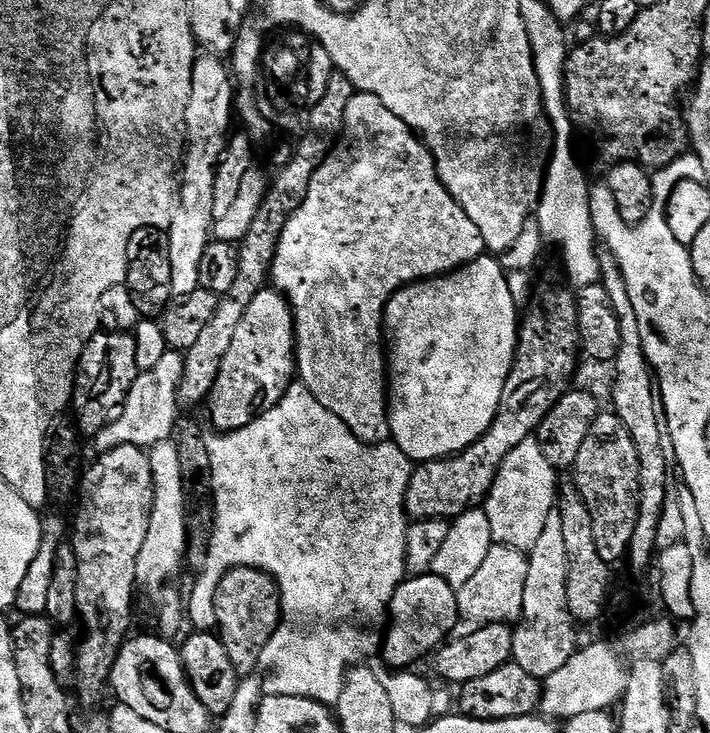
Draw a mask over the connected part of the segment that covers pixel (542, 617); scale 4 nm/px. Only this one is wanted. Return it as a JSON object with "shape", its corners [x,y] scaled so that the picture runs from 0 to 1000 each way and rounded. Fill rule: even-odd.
{"shape":[[[777,697],[769,707],[769,719],[758,739],[744,753],[744,776],[741,778],[741,810],[735,814],[735,839],[724,857],[724,887],[721,900],[735,914],[752,920],[762,930],[775,920],[792,914],[797,903],[811,889],[813,847],[806,844],[803,827],[797,816],[800,793],[800,763],[797,761],[797,738],[792,729],[792,707],[787,697]]]}

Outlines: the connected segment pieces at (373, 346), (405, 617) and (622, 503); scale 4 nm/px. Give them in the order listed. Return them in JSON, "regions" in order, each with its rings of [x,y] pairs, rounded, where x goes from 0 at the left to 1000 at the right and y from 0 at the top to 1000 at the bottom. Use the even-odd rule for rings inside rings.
{"regions":[[[[501,126],[496,130],[485,151],[482,184],[473,194],[475,196],[470,196],[466,206],[445,228],[445,235],[434,250],[428,274],[420,281],[420,286],[414,288],[396,317],[383,357],[380,382],[393,397],[399,398],[406,416],[411,420],[411,432],[417,441],[417,505],[421,523],[431,525],[437,538],[442,538],[442,543],[448,543],[448,548],[454,548],[459,559],[470,563],[511,606],[538,606],[552,592],[546,580],[544,460],[541,456],[541,419],[546,416],[546,408],[572,387],[641,371],[651,362],[683,348],[685,340],[679,319],[673,319],[673,308],[662,303],[656,286],[651,286],[651,281],[620,246],[608,209],[604,207],[596,191],[572,172],[572,166],[566,166],[566,161],[561,161],[561,156],[549,156],[549,150],[544,150],[544,145],[538,145],[538,139],[527,134],[527,128]]],[[[611,784],[580,786],[570,790],[568,797],[558,802],[555,816],[546,827],[546,843],[544,861],[539,864],[538,895],[539,905],[548,911],[579,913],[580,906],[590,903],[596,895],[607,896],[623,879],[641,864],[642,847],[648,844],[645,838],[645,816],[642,804],[637,802],[623,789]]],[[[846,561],[845,568],[837,570],[837,581],[831,581],[831,592],[825,592],[820,602],[820,614],[814,614],[803,649],[837,711],[837,739],[842,745],[842,756],[848,767],[859,772],[868,772],[872,764],[883,760],[887,734],[893,734],[893,718],[899,718],[900,641],[899,613],[887,587],[876,578],[876,570],[870,570],[866,561]]]]}

